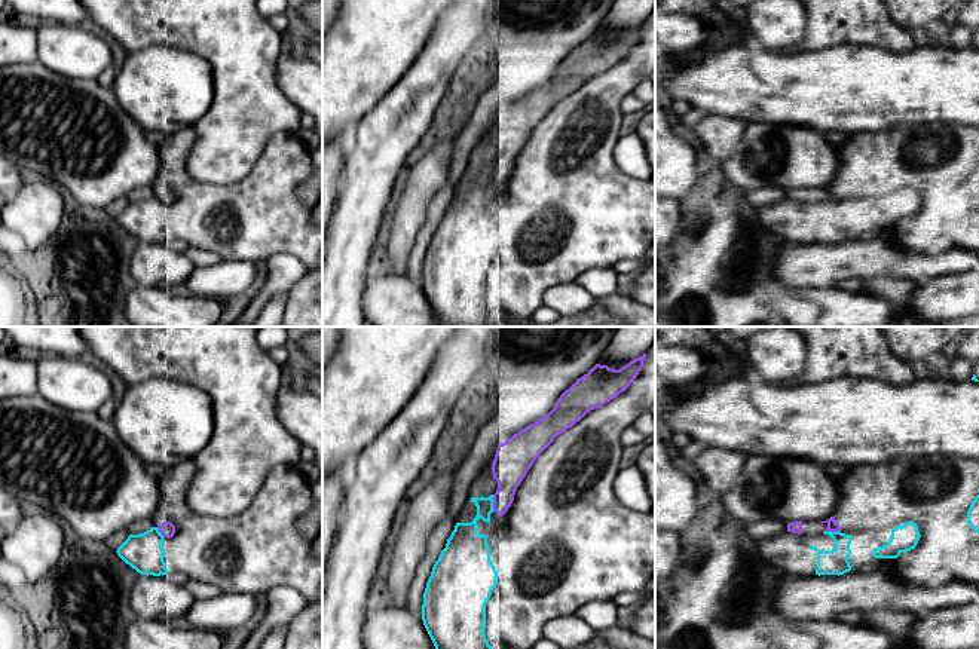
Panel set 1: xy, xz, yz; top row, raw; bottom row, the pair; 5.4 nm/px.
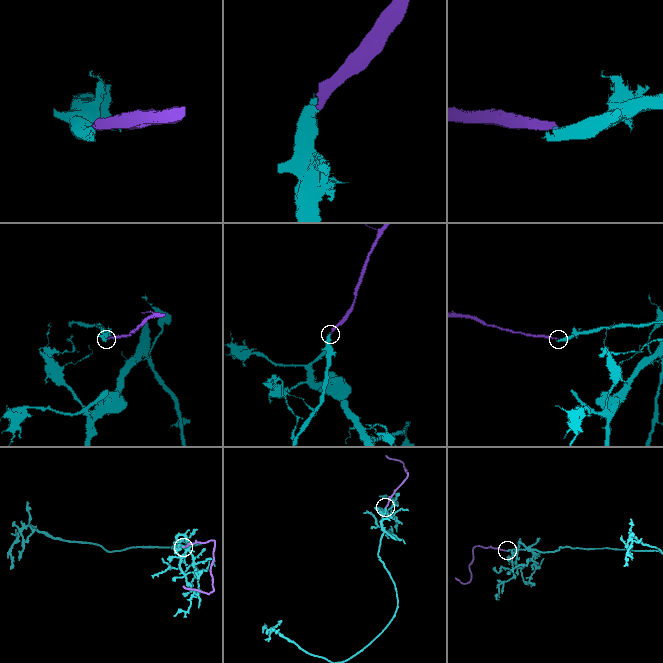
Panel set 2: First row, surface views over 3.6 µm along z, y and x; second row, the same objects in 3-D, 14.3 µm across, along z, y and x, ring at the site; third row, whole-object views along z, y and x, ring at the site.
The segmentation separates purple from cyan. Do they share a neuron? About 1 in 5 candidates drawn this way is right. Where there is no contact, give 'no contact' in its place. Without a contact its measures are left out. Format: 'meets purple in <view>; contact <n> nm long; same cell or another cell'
meets purple in xz; contact 100 nm long; same cell

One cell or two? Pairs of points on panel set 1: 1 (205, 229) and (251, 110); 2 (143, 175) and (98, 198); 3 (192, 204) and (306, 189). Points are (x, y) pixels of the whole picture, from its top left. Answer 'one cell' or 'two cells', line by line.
1: two cells
2: one cell
3: two cells

